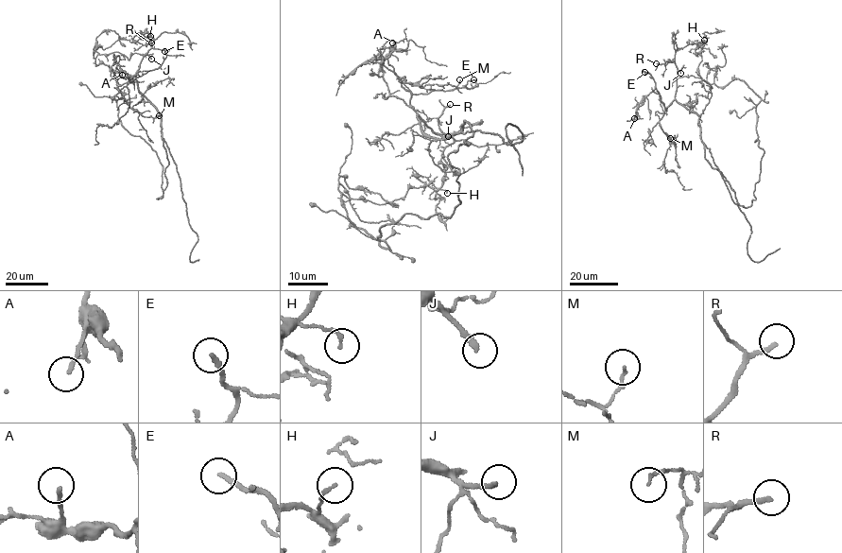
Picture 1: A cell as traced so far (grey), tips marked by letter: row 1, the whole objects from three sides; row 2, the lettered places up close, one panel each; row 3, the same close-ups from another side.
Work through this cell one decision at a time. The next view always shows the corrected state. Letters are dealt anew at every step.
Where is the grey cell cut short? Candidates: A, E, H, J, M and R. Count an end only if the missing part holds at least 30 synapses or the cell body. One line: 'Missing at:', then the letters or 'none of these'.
Missing at: E, R

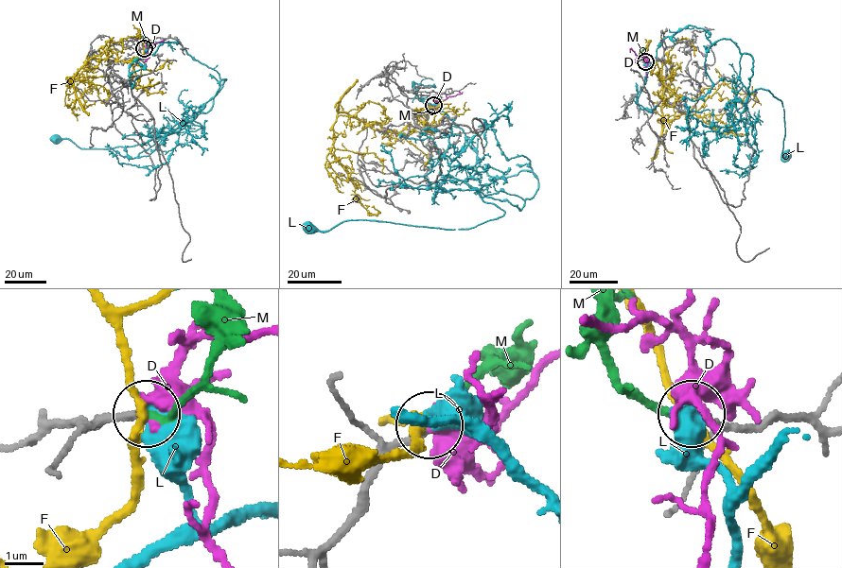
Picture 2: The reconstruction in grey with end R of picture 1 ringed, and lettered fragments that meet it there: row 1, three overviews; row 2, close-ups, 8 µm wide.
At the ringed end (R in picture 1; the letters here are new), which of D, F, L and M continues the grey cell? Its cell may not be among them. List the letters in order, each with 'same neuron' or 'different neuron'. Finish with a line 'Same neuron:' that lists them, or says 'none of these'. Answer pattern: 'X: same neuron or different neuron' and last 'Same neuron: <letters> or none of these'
D: different neuron
F: different neuron
L: different neuron
M: same neuron
Same neuron: M

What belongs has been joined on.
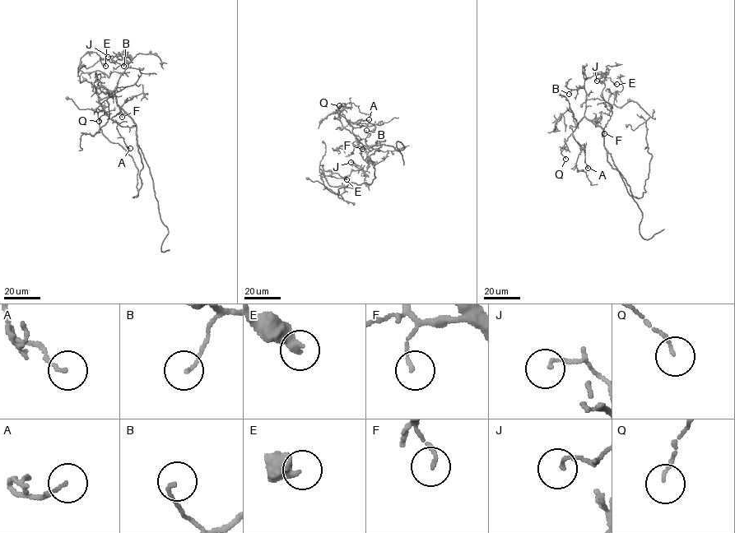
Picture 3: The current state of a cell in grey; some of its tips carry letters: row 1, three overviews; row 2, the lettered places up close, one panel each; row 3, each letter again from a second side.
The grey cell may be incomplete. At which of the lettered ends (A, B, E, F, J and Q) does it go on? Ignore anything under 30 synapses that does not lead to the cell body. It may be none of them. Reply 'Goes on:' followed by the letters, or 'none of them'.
Goes on: none of them

